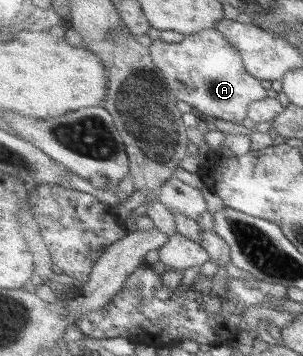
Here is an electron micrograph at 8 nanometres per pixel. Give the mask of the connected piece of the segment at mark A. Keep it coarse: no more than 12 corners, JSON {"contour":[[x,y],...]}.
{"contour":[[219,29],[156,39],[179,100],[240,125],[268,98]]}

